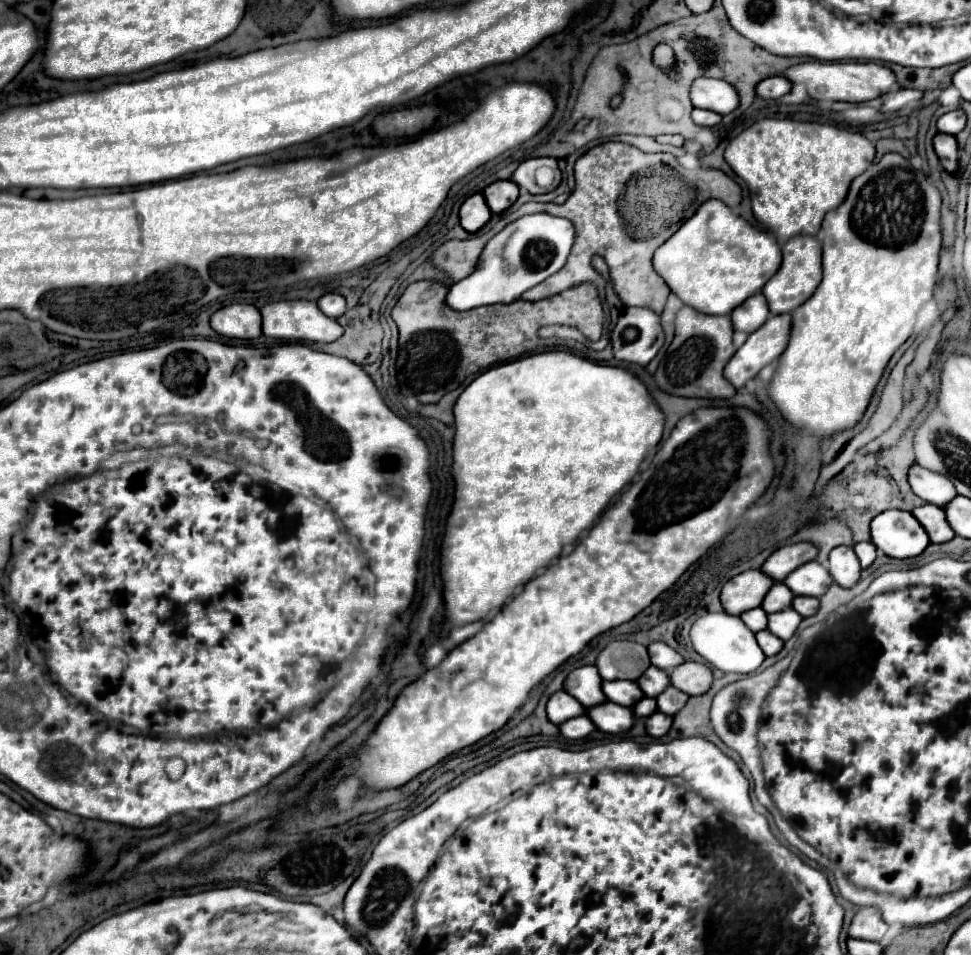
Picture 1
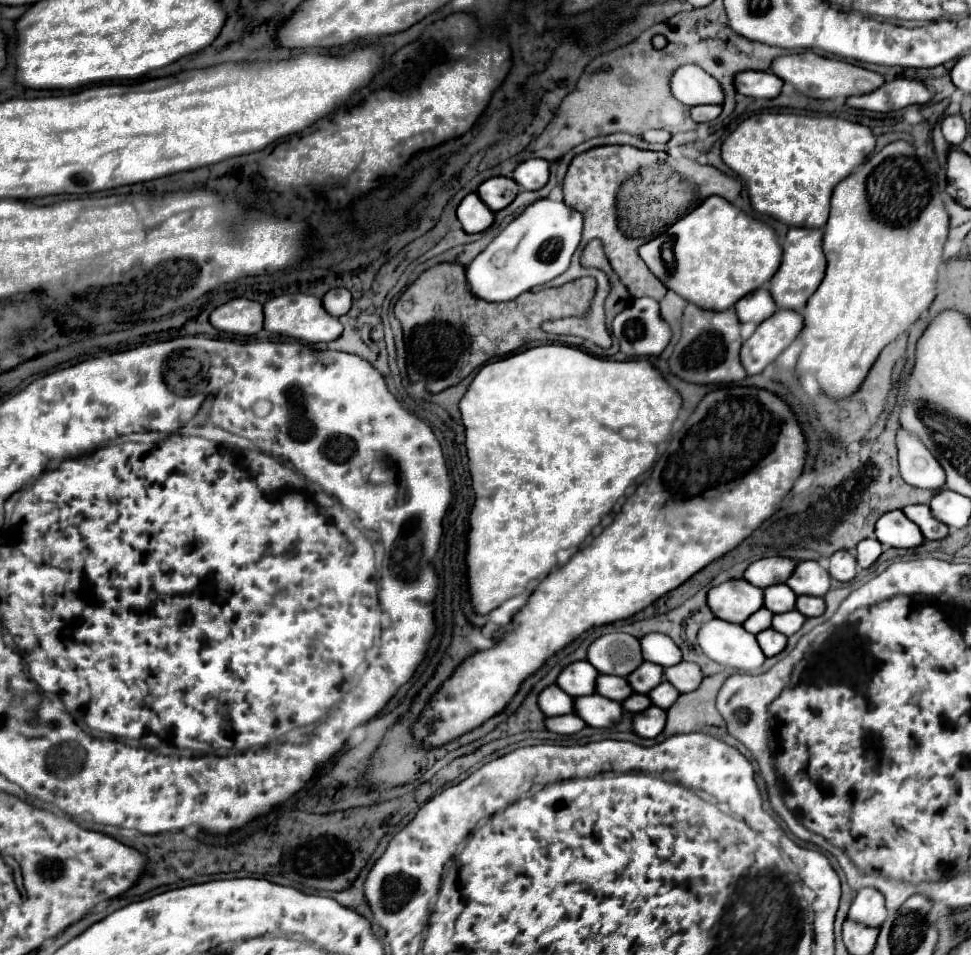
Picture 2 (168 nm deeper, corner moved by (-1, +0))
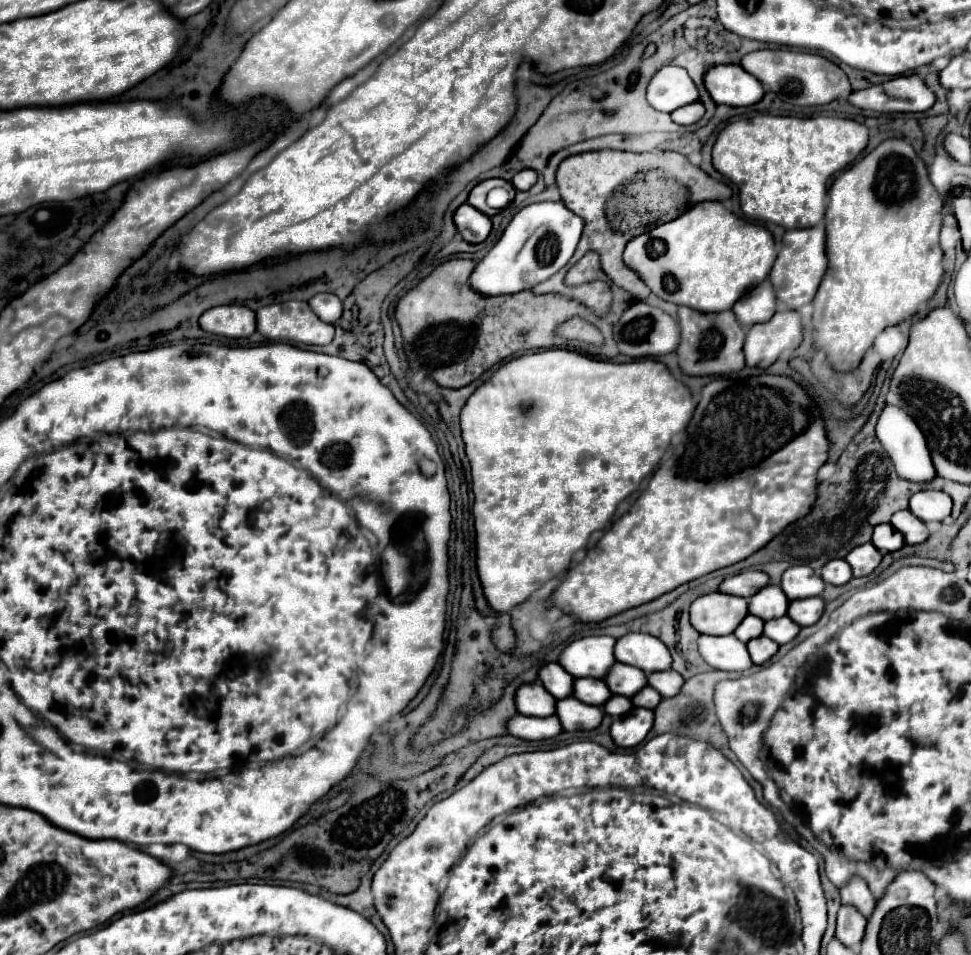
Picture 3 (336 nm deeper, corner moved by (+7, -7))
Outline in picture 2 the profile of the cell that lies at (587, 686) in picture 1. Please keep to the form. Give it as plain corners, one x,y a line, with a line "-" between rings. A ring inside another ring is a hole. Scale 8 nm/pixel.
573,662
559,674
557,686
573,698
591,696
591,692
595,692
597,676
599,676
599,672
595,672
595,668
591,668
591,664

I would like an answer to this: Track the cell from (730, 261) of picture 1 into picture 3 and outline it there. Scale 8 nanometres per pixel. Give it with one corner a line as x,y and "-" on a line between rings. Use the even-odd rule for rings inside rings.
703,201
693,205
689,211
673,221
667,221
643,235
631,239
623,251
623,261
631,267
639,279
661,299
687,305
697,311
725,311
735,305
735,301
751,287
757,287
767,279
777,251
773,235
757,223
743,221
735,213
723,207
721,201

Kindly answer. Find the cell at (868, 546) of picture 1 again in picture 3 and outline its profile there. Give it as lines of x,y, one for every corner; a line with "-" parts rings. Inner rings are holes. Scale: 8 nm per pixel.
865,543
863,547
855,547
855,551
851,551
845,561
851,565
853,575
855,577
865,577
869,573
873,573
877,569
877,565
881,563
883,553
879,549
875,549
871,543

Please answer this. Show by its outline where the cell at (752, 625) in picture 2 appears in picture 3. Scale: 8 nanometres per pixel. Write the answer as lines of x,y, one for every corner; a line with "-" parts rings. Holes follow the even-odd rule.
747,615
747,617
741,621
741,625
735,629
735,637
737,637
739,641
747,643
747,641
763,635
763,623
765,623
765,621
759,619
759,617
755,617
755,615

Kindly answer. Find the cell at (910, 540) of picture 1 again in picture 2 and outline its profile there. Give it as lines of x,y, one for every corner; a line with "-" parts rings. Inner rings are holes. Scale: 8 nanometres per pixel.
903,510
883,514
875,524
875,536
881,544
891,548
915,548
925,542
919,526
907,520

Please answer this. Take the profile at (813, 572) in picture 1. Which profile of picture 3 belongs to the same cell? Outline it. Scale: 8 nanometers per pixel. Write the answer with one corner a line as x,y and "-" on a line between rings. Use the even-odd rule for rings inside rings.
807,565
789,567
781,579
781,589
789,597
789,601
821,595
823,585
825,585
823,579
819,575
815,575
815,571
811,571
811,567
807,567

